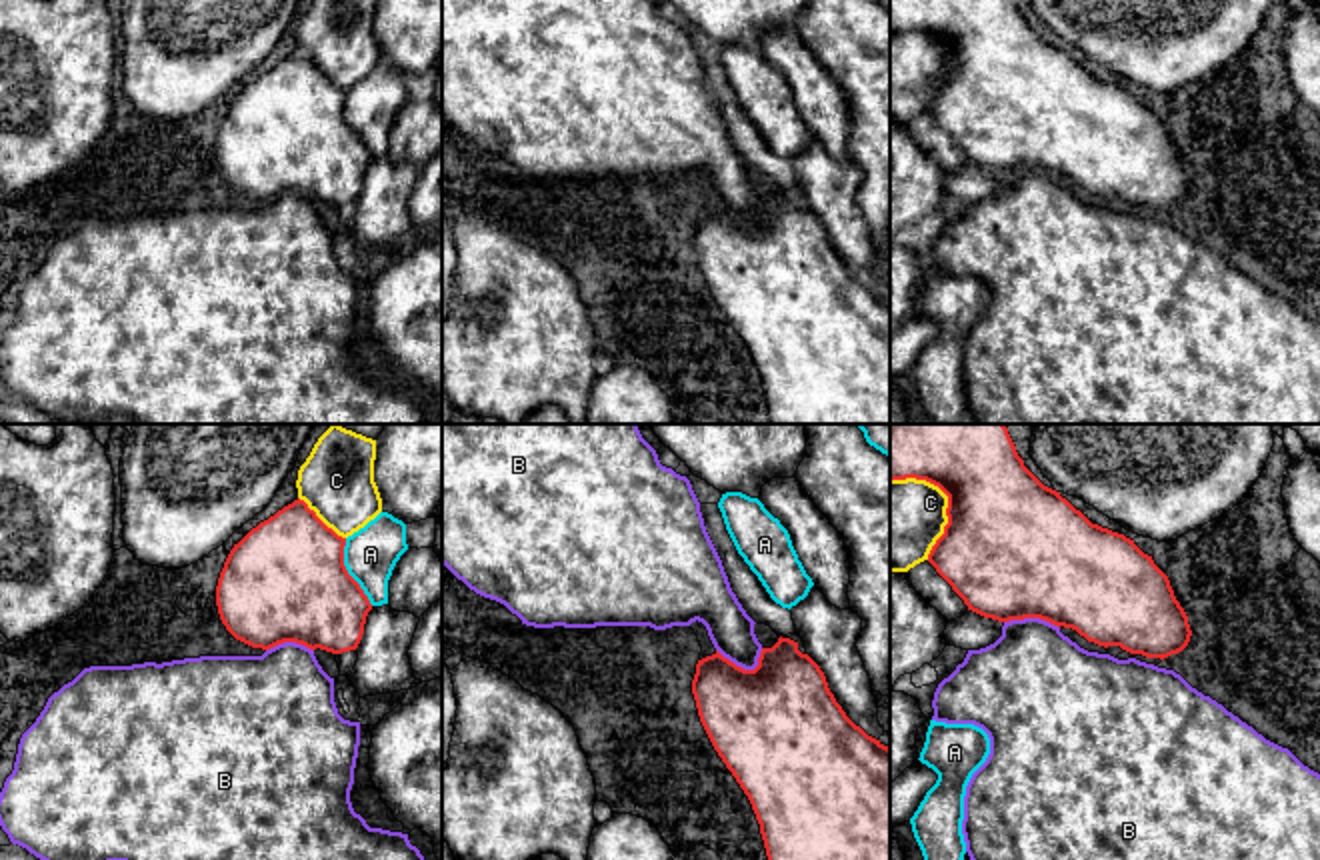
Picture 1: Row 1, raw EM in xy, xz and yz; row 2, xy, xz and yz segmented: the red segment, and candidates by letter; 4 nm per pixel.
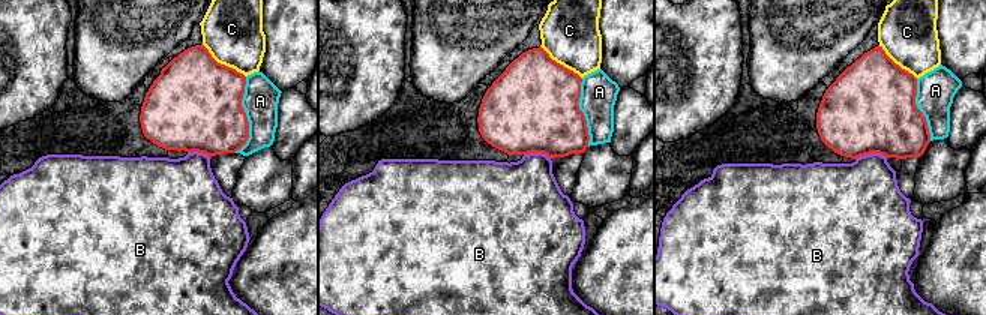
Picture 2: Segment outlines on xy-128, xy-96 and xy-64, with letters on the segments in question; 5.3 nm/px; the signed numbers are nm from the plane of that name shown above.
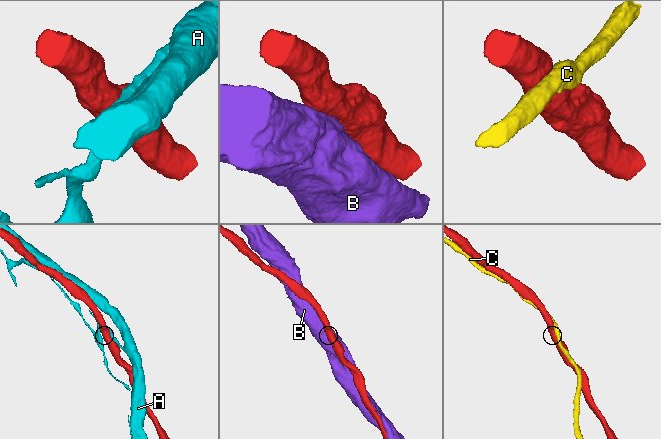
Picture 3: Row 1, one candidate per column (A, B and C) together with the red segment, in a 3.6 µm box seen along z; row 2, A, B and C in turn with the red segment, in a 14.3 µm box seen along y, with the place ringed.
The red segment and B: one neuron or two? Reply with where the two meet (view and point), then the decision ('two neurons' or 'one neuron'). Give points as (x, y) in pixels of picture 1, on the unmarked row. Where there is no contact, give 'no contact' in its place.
meets red in xz at (742, 220); one neuron

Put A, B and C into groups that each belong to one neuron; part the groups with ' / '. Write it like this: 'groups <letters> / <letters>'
groups A / B / C

